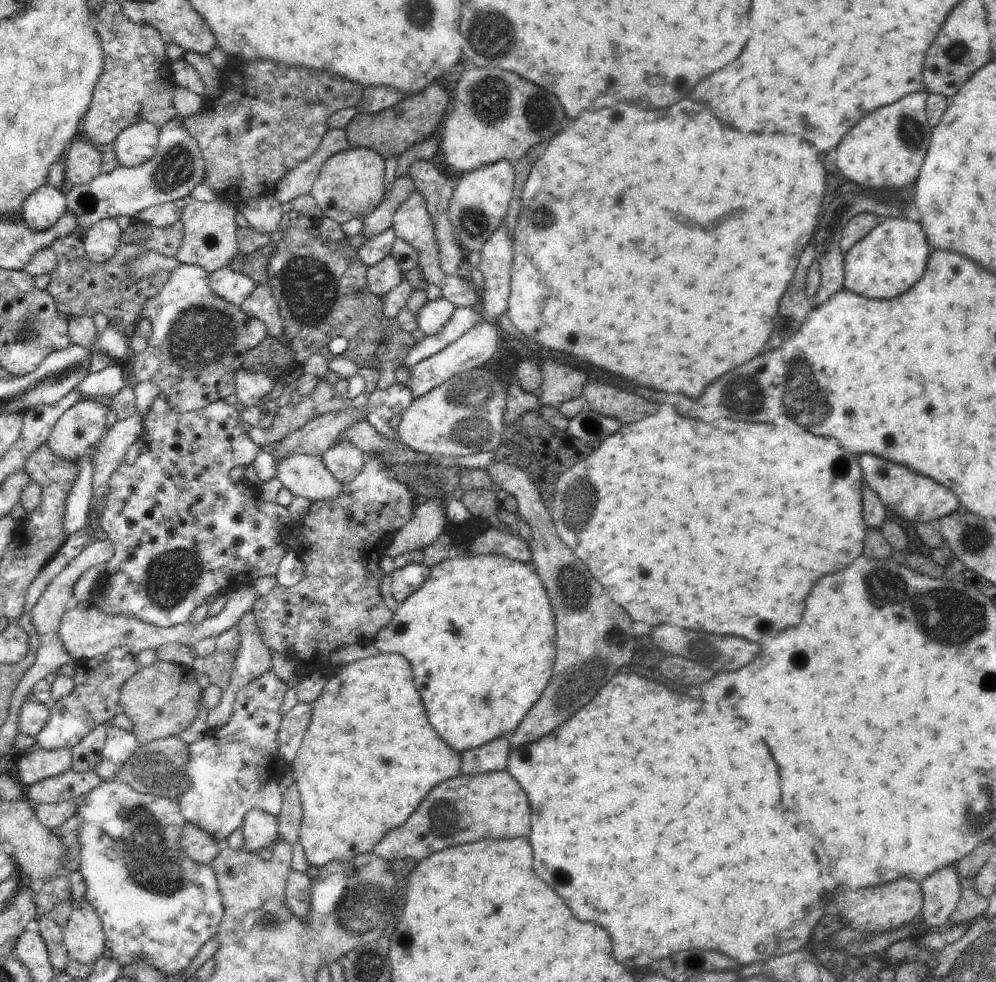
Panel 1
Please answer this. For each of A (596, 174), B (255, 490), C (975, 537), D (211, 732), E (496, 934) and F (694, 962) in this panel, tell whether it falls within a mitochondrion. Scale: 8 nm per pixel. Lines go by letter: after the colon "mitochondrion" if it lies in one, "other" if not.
A: other
B: other
C: mitochondrion
D: other
E: other
F: other

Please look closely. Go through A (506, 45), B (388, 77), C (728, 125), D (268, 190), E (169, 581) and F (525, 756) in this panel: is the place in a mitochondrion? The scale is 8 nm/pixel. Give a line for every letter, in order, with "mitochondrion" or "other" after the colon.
A: mitochondrion
B: other
C: other
D: other
E: mitochondrion
F: mitochondrion

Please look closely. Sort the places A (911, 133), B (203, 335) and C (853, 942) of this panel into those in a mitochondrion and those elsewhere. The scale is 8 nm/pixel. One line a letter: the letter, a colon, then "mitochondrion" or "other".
A: mitochondrion
B: mitochondrion
C: mitochondrion

